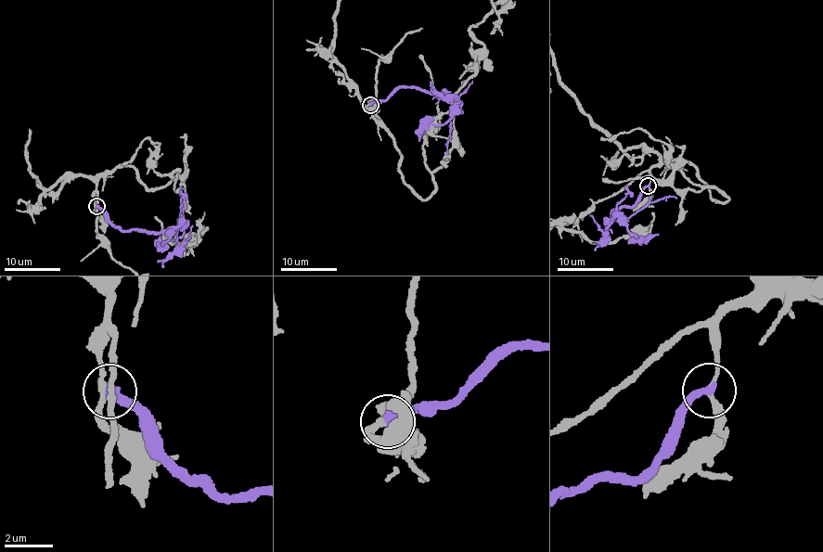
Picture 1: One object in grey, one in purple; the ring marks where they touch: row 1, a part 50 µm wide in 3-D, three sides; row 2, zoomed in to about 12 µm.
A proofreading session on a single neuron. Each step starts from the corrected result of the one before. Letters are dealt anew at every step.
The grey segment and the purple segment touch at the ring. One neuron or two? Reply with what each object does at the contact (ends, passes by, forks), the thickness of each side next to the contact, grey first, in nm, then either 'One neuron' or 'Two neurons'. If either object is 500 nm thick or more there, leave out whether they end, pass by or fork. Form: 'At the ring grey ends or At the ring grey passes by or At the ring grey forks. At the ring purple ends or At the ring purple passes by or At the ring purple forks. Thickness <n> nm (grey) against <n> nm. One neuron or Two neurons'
At the ring grey passes by. At the ring purple ends. Thickness 200 nm (grey) against 440 nm. Two neurons

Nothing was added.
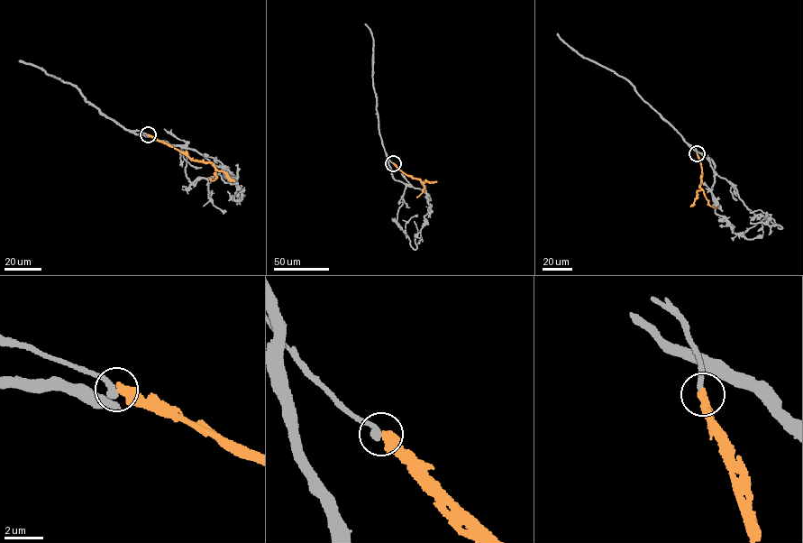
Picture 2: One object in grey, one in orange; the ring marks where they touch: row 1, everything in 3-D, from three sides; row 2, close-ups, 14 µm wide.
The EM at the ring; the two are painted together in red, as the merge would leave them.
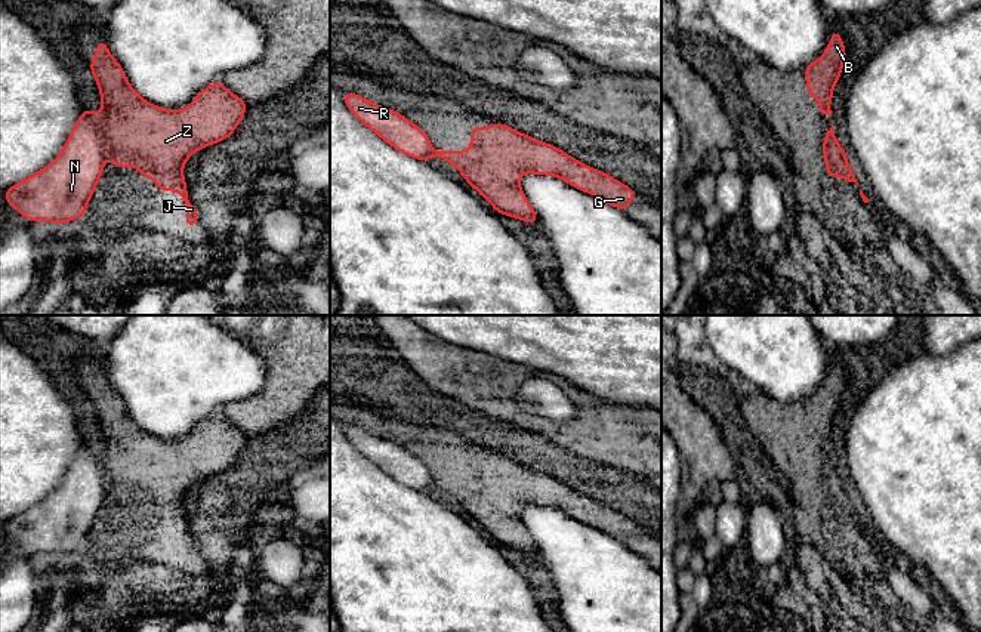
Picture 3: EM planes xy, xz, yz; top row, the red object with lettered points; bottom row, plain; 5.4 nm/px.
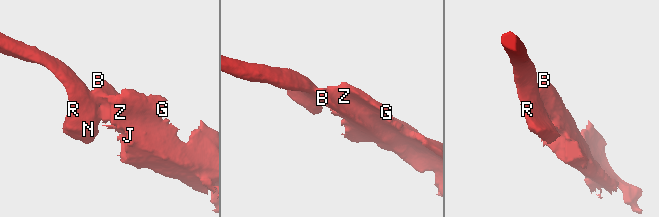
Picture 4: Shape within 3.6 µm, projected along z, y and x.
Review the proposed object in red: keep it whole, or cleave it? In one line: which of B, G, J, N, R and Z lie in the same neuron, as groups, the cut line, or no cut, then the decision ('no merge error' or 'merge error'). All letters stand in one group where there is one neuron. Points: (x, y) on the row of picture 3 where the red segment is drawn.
B G J Z / N R | xy (99, 128), (104, 136), (105, 156) | merge error

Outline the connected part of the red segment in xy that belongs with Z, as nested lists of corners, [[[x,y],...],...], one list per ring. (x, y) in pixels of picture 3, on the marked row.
[[[105,38],[98,41],[95,59],[89,68],[99,86],[102,101],[99,115],[102,117],[105,157],[111,158],[117,167],[135,166],[145,179],[157,181],[158,191],[179,191],[181,201],[186,204],[186,228],[200,225],[198,210],[189,201],[182,169],[195,151],[228,139],[243,120],[247,104],[216,81],[197,93],[194,102],[182,111],[155,107],[132,89],[121,65],[111,56]]]

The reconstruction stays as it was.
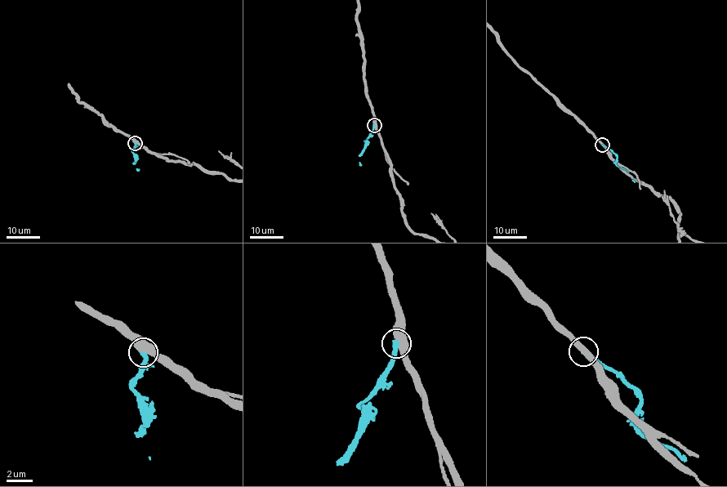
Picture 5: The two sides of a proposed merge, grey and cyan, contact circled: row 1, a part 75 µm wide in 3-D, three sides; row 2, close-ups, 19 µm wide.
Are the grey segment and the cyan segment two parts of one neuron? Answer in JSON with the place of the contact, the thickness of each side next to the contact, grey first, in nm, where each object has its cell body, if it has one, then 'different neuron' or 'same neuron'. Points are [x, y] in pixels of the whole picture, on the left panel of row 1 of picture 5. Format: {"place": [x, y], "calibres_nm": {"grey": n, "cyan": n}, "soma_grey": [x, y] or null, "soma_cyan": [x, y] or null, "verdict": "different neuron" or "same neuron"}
{"place": [135, 143], "calibres_nm": {"grey": 480, "cyan": 280}, "soma_grey": null, "soma_cyan": null, "verdict": "different neuron"}

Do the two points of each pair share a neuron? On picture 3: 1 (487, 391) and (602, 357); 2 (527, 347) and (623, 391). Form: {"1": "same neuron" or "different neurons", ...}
{"1": "different neurons", "2": "same neuron"}

